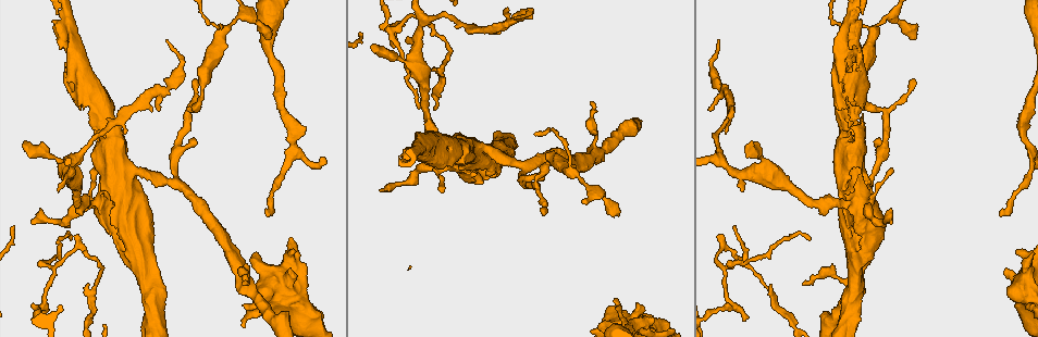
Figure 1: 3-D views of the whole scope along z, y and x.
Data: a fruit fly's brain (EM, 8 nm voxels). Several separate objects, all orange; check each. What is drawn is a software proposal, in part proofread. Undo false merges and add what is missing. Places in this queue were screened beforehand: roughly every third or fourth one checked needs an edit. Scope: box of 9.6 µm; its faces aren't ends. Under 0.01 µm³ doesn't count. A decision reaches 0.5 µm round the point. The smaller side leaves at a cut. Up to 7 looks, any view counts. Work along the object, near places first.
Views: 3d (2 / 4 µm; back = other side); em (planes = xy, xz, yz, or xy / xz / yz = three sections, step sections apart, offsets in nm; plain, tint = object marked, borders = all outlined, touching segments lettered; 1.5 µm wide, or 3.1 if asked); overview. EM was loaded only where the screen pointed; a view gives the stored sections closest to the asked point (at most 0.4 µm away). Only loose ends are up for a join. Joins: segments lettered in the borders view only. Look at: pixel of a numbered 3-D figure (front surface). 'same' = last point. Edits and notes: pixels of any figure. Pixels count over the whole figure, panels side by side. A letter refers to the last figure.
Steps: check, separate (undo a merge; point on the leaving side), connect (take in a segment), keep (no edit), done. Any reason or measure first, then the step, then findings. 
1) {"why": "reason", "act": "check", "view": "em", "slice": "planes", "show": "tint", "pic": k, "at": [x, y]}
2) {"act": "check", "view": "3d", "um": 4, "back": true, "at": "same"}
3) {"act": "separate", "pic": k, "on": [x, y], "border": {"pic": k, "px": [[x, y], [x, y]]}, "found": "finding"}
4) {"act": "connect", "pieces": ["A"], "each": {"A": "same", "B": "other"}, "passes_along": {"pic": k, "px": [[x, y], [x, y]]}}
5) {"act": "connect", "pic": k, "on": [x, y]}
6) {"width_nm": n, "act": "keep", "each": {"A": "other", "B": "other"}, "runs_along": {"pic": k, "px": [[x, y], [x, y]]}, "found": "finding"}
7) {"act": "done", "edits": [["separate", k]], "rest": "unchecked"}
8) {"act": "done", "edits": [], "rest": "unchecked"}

{"why": "tapers out", "act": "check", "view": "em", "slice": "xy", "step": 4, "show": "borders", "pic": 1, "at": [267, 215]}

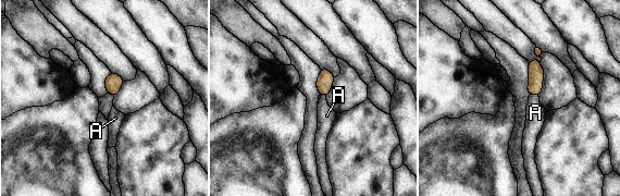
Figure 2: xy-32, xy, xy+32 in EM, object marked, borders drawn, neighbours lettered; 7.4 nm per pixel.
{"act": "connect", "pieces": ["A"], "each": {"A": "same"}, "passes_along": {"pic": 2, "px": [[536, 73], [534, 95], [535, 112]]}, "found": "it goes on there"}

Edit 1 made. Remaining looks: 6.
{"act": "check", "view": "overview"}

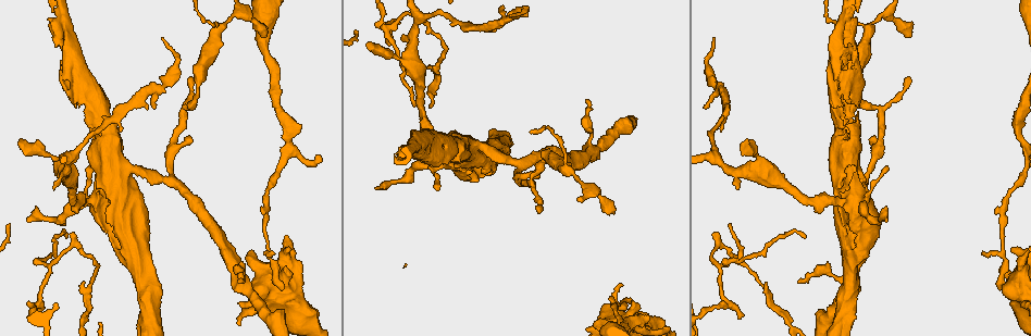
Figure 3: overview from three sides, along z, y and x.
{"why": "tapers out", "act": "check", "view": "3d", "um": 4, "pic": 3, "at": [541, 208]}

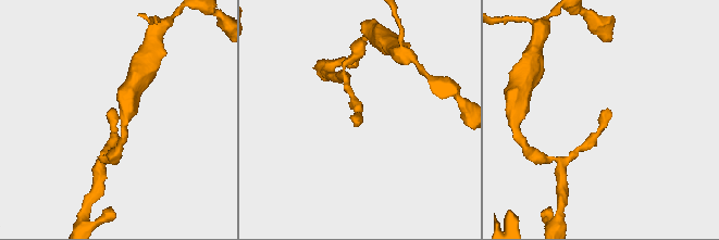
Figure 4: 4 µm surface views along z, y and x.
{"why": "need the tissue", "act": "check", "view": "em", "slice": "xz", "step": 8, "show": "tint", "pic": 4, "at": [110, 109]}

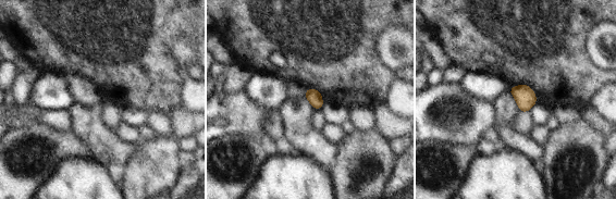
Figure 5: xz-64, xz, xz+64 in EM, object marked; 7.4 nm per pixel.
{"act": "check", "view": "em", "slice": "planes", "show": "borders", "at": "same"}

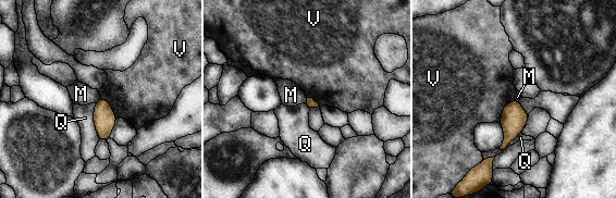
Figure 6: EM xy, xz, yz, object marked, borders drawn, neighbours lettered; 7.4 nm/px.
{"act": "keep", "each": {"M": "other", "Q": "other", "V": "other"}, "border": {"pic": 6, "px": [[306, 98], [307, 103]]}, "found": "none of them fits"}

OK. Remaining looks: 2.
{"act": "done", "edits": [["connect", 2]], "rest": "unchecked"}

